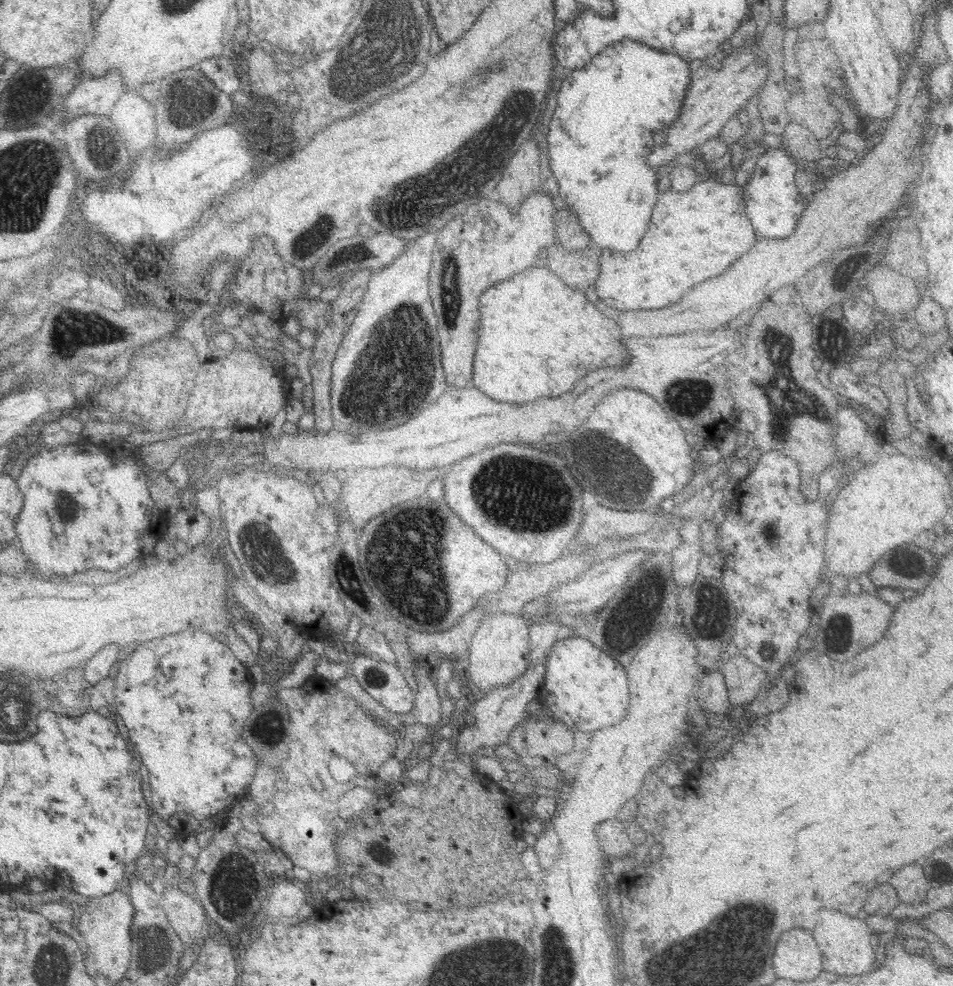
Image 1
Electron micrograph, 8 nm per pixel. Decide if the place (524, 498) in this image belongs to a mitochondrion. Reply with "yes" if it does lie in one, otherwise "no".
yes

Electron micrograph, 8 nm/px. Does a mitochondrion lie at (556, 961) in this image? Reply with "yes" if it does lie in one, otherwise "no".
yes

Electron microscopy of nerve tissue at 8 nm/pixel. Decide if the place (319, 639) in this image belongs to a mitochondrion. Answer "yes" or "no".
no

